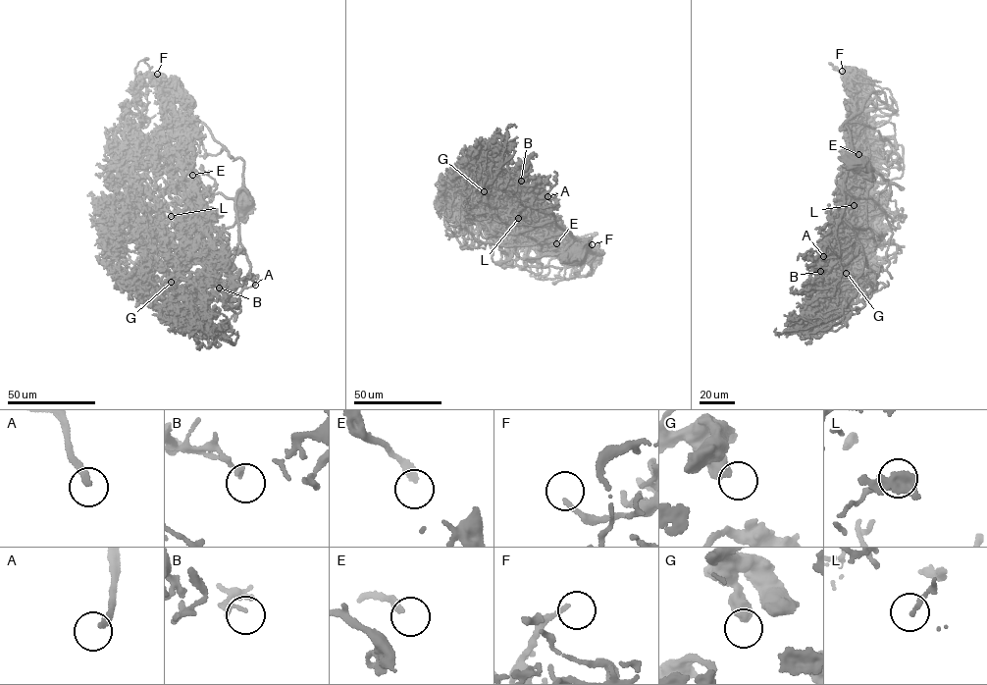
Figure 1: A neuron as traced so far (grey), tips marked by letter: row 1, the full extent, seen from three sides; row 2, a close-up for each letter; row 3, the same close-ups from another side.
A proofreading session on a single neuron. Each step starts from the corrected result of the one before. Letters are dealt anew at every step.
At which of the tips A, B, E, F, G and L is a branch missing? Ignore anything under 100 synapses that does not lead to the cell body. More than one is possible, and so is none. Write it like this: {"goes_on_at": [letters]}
{"goes_on_at": ["A"]}

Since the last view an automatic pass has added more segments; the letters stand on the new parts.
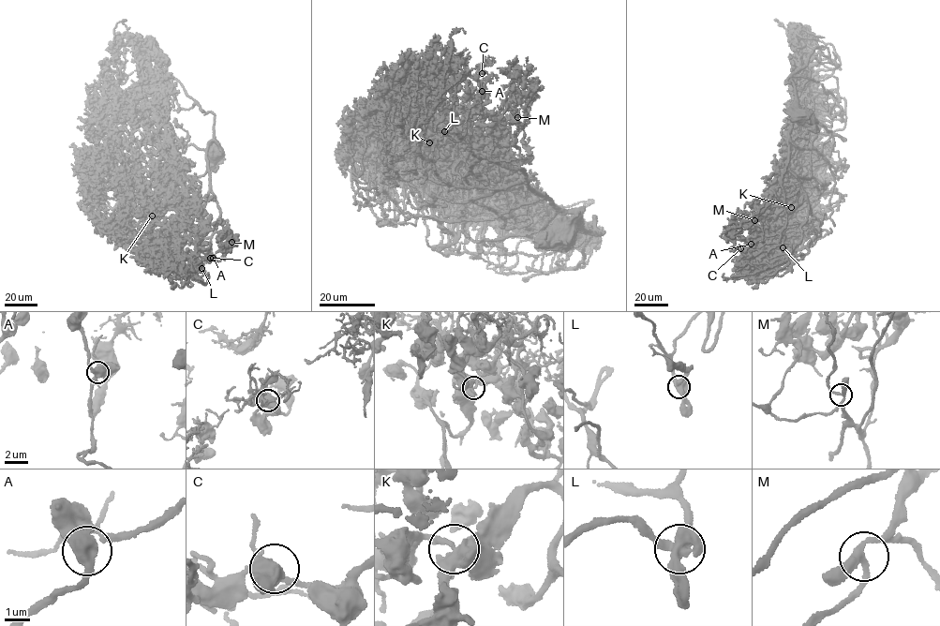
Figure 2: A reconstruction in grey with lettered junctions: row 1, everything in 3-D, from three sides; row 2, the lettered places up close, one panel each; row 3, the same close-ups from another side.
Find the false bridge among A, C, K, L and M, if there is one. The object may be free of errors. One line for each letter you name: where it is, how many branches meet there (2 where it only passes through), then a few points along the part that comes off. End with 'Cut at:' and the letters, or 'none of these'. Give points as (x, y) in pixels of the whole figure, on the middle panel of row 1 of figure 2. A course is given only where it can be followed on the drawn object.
Cut at: none of these

